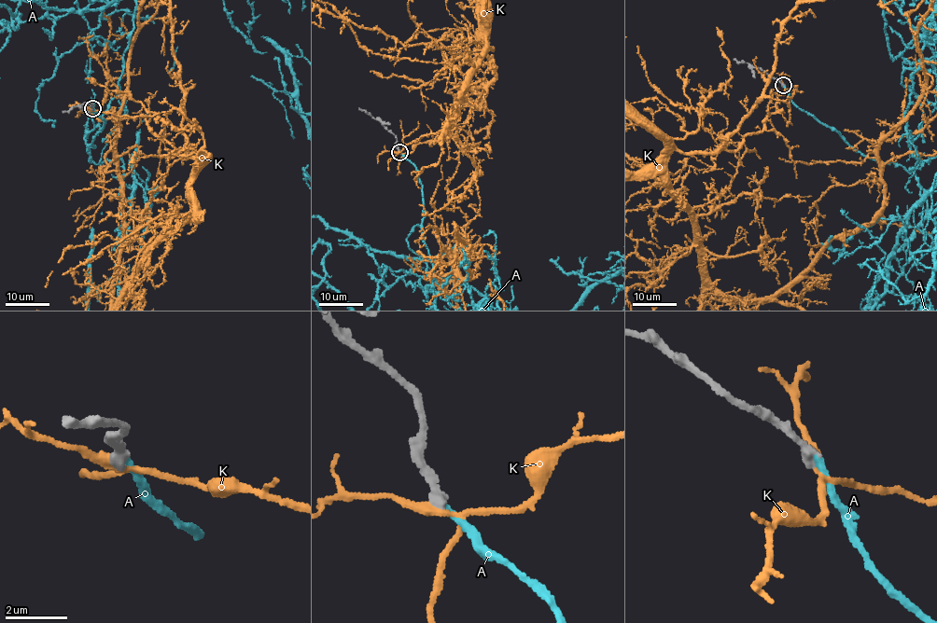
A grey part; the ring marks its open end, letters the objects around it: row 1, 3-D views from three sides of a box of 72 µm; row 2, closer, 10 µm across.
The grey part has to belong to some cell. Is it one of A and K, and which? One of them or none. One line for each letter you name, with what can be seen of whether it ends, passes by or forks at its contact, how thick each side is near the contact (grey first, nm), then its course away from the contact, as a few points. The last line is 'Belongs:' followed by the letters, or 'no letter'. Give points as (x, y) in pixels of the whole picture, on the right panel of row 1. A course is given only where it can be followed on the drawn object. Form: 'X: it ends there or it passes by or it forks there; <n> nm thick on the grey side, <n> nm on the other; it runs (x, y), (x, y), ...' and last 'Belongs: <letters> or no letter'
A: it ends there; 360 nm thick on the grey side, 240 nm on the other
Belongs: A

